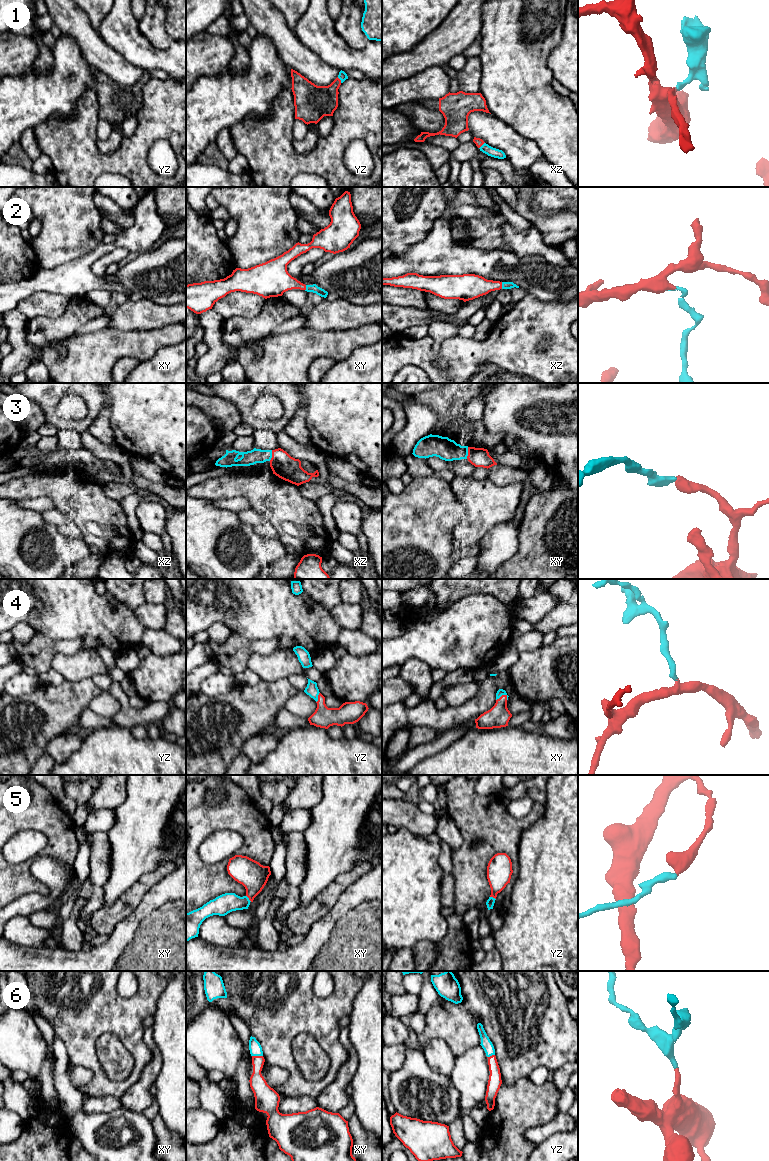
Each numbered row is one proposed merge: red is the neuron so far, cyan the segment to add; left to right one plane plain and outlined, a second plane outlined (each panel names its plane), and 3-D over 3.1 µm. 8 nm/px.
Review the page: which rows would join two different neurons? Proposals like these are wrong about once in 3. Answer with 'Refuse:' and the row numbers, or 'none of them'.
Refuse: none of them

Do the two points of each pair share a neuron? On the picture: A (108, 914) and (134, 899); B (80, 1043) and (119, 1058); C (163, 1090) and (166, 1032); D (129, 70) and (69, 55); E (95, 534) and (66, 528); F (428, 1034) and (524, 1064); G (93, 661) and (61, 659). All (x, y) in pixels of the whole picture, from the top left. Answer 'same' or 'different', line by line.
A: same
B: different
C: same
D: different
E: different
F: same
G: same

